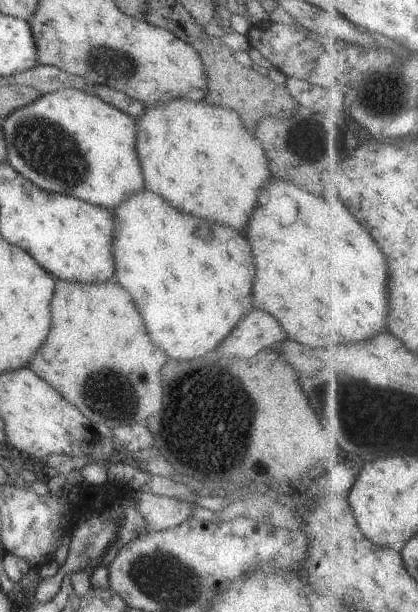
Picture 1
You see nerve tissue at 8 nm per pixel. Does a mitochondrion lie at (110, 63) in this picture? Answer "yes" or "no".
yes

